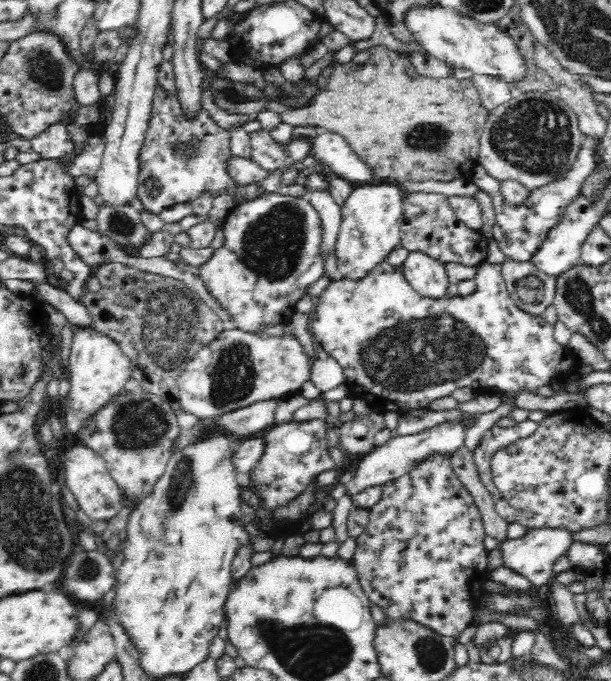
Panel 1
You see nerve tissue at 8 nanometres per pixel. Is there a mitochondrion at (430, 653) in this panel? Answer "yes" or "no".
yes

